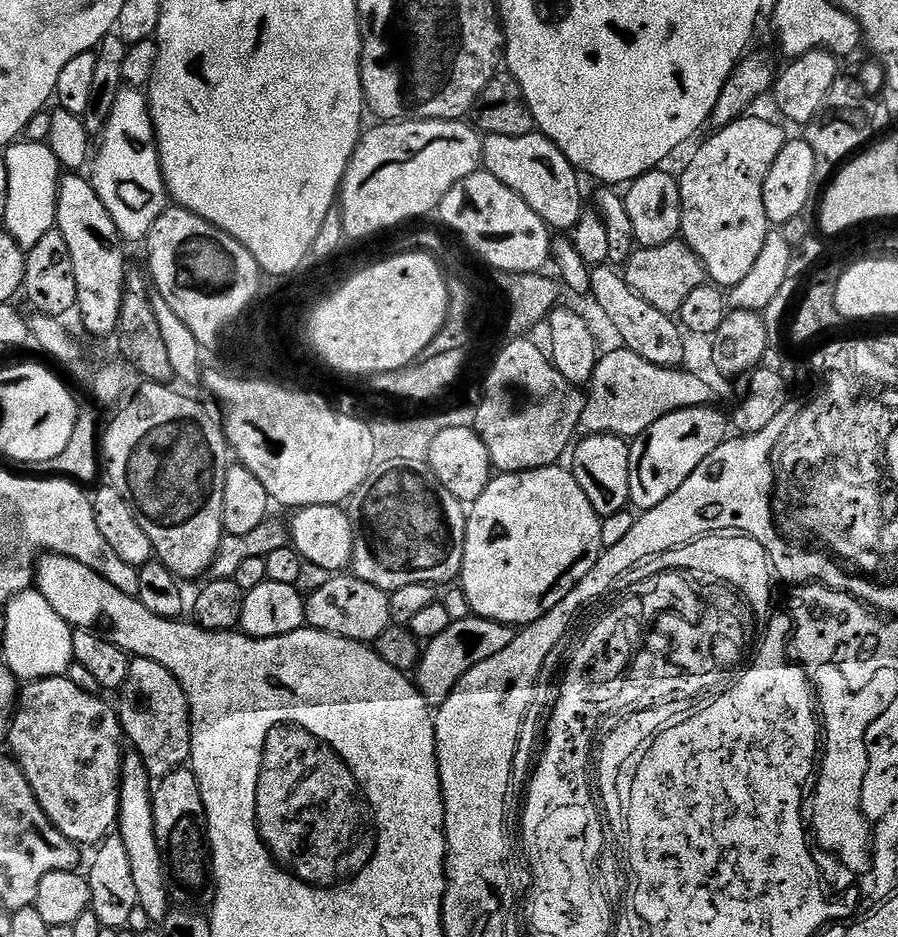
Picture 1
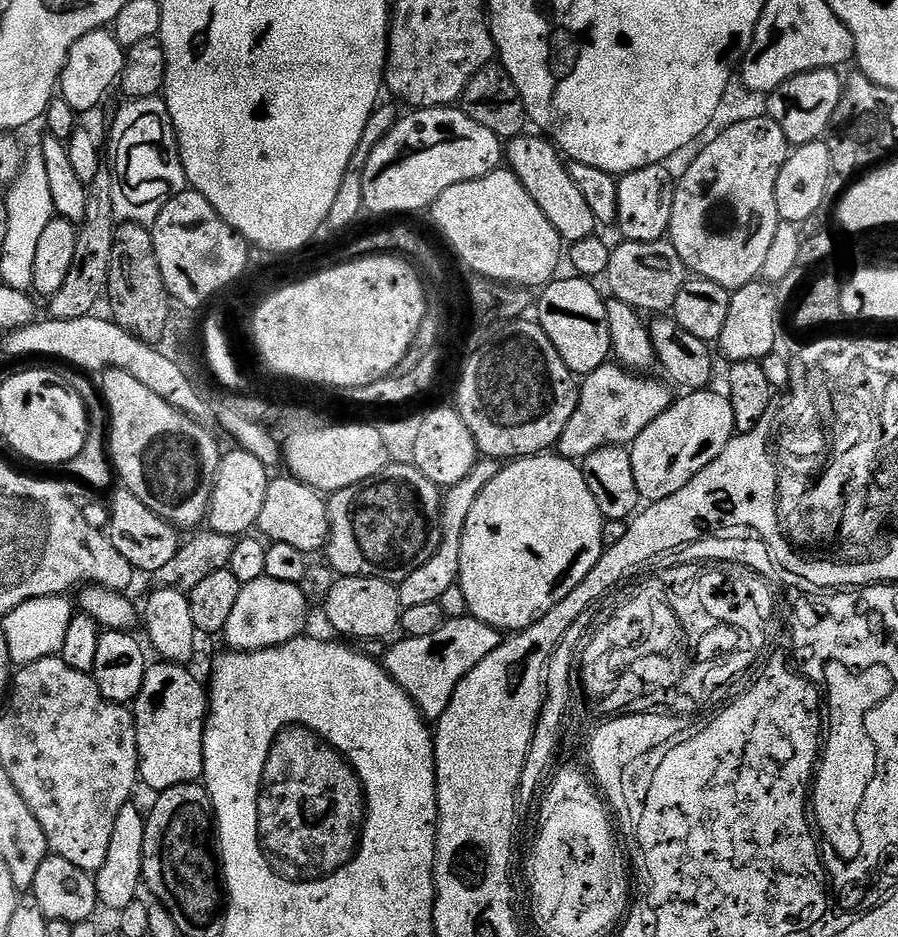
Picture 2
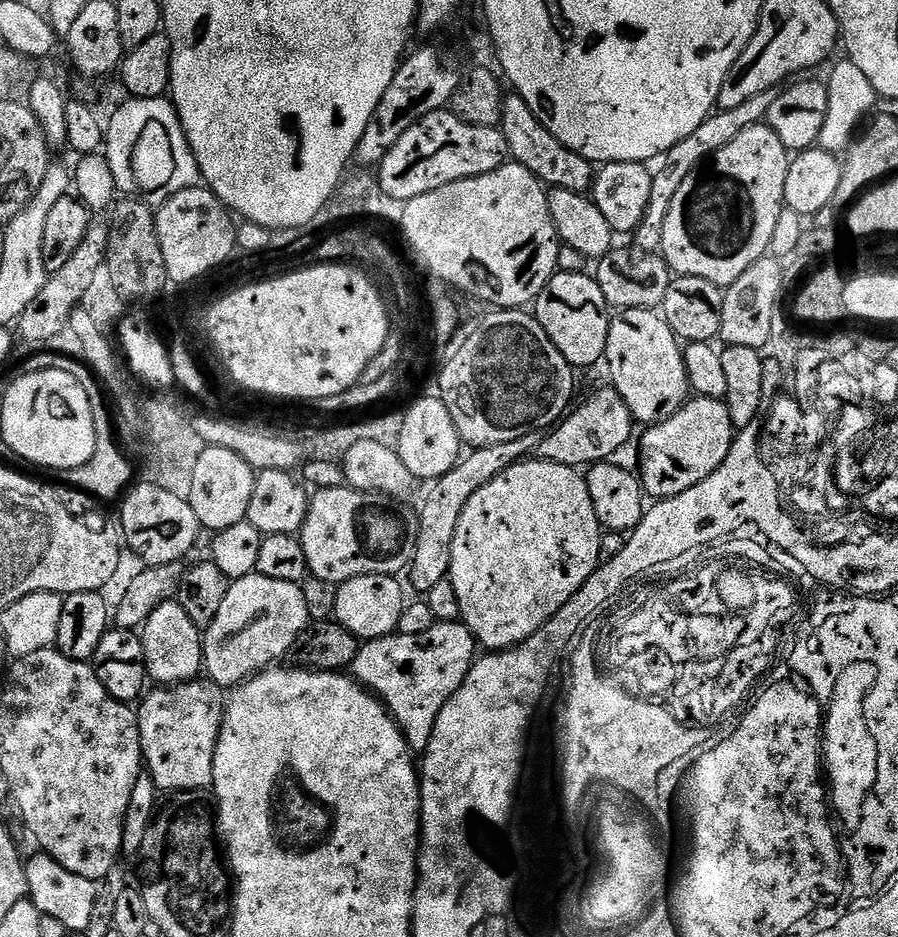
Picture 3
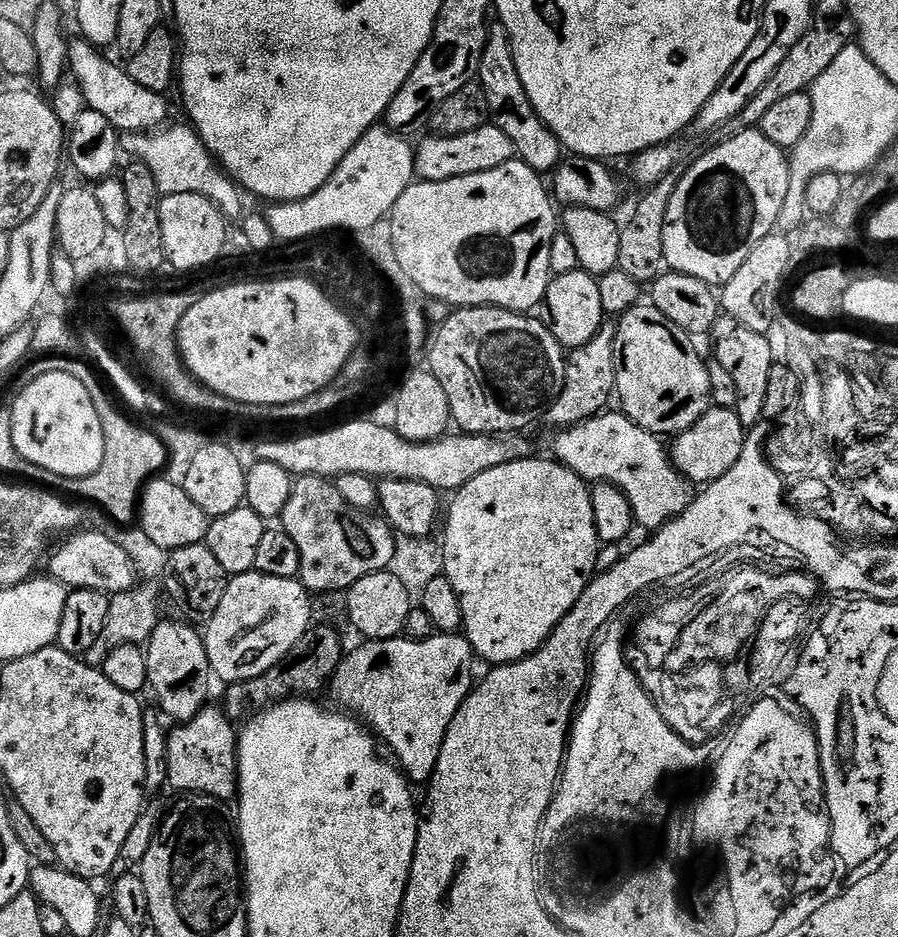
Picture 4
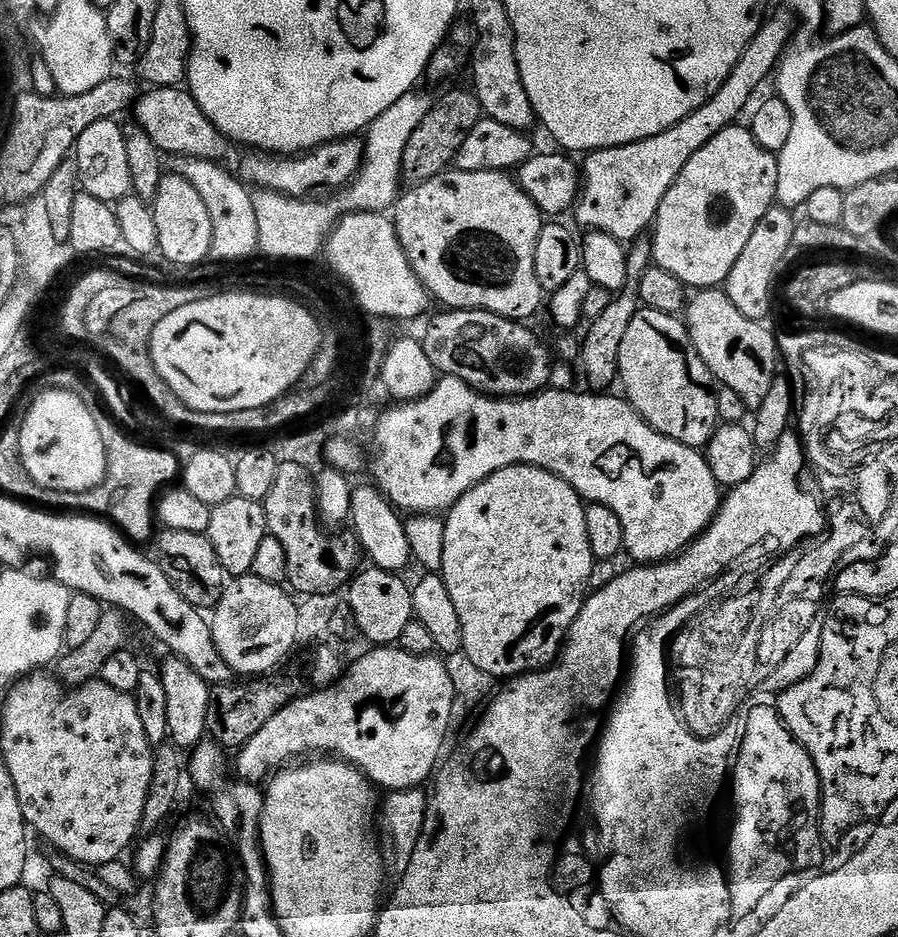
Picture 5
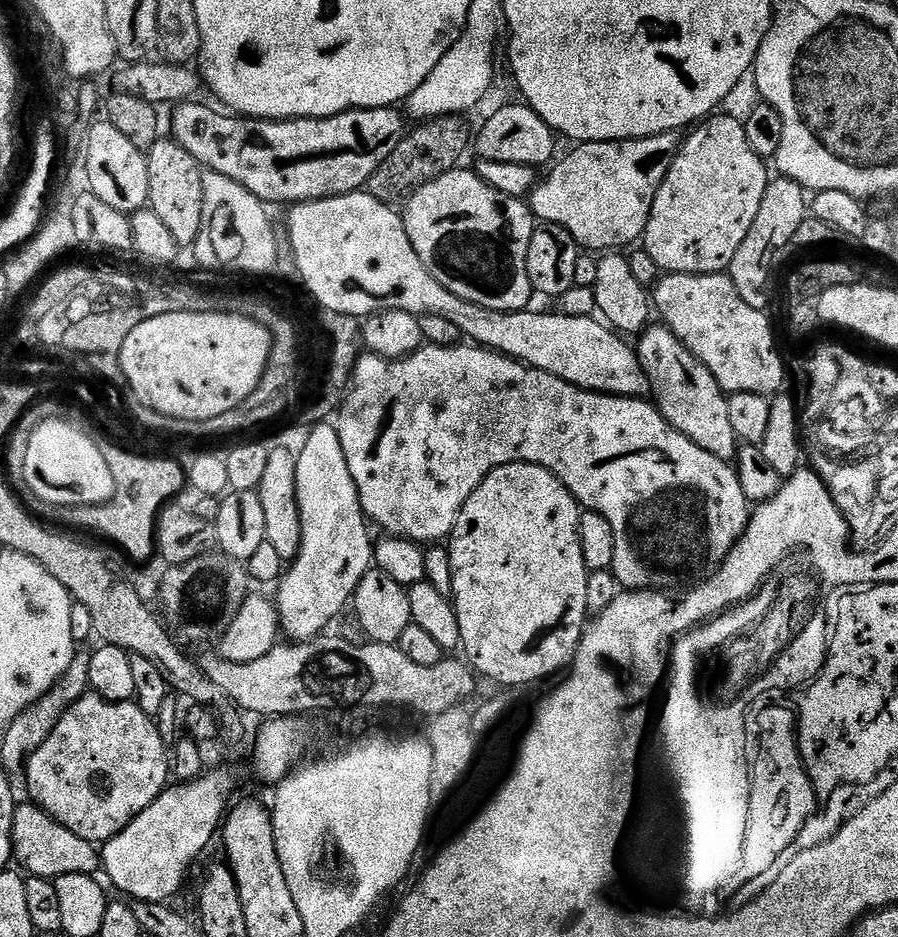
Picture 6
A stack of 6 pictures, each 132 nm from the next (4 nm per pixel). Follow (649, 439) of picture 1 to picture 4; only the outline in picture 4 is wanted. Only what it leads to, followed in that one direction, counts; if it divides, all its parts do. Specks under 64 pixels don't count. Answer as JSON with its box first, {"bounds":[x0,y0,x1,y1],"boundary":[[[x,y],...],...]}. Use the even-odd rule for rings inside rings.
{"bounds":[670,407,746,486],"boundary":[[[709,407],[708,411],[690,426],[690,430],[681,432],[670,444],[670,459],[672,465],[684,475],[684,479],[696,486],[707,486],[713,480],[722,478],[734,462],[742,454],[742,446],[746,430],[738,418],[738,414],[731,408]]]}

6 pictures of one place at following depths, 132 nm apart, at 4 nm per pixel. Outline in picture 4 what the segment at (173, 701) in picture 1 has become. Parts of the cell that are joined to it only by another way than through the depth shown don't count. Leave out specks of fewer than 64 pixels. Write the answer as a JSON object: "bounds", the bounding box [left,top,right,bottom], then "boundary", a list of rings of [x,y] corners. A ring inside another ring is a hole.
{"bounds":[167,706,237,802],"boundary":[[[206,706],[192,720],[183,721],[167,733],[168,778],[167,787],[177,788],[180,794],[213,796],[218,802],[225,802],[237,795],[236,742],[237,729],[223,707]]]}

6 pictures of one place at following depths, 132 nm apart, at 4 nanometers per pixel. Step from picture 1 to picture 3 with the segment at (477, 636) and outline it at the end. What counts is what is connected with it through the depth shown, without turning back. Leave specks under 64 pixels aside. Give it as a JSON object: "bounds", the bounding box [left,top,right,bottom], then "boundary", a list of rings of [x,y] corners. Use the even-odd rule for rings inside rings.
{"bounds":[350,622,478,754],"boundary":[[[437,622],[426,634],[417,636],[402,636],[393,634],[377,640],[361,643],[357,657],[351,664],[350,672],[369,692],[380,697],[384,707],[392,713],[397,724],[404,732],[413,753],[423,754],[428,749],[430,738],[434,734],[434,722],[438,722],[438,714],[442,706],[462,686],[468,671],[472,669],[477,659],[478,641],[472,631],[462,622]]]}

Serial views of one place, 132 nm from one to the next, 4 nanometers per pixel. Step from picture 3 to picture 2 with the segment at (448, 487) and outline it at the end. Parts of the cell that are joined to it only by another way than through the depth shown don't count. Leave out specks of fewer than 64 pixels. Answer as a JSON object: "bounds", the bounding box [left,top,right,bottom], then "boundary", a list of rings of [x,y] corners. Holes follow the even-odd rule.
{"bounds":[399,458,500,609],"boundary":[[[482,458],[477,461],[468,477],[447,489],[441,497],[440,518],[438,521],[439,540],[437,548],[429,555],[428,559],[420,564],[402,581],[399,581],[399,602],[403,609],[410,606],[422,606],[427,602],[438,602],[452,586],[459,581],[461,560],[461,536],[464,533],[466,518],[470,509],[477,501],[478,494],[495,478],[500,466],[497,461]]]}

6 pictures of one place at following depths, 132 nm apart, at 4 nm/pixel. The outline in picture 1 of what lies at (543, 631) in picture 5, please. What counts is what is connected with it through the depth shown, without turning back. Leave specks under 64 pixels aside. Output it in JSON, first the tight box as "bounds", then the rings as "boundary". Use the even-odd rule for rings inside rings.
{"bounds":[458,466,605,626],"boundary":[[[564,466],[493,475],[492,481],[486,486],[486,490],[482,490],[482,494],[467,509],[467,513],[466,546],[464,547],[462,570],[458,577],[458,584],[466,594],[466,602],[470,602],[472,615],[481,616],[494,622],[523,626],[542,618],[542,614],[554,610],[554,606],[558,606],[558,602],[562,602],[562,598],[566,598],[566,594],[570,594],[570,590],[574,590],[574,586],[578,586],[578,582],[582,582],[582,578],[586,578],[586,574],[590,574],[590,570],[594,570],[594,562],[598,562],[600,553],[605,549],[602,542],[602,526],[600,525],[602,517],[596,513],[594,506],[590,506],[590,498],[586,498],[586,494],[582,494],[582,486],[578,486],[575,476]]]}

